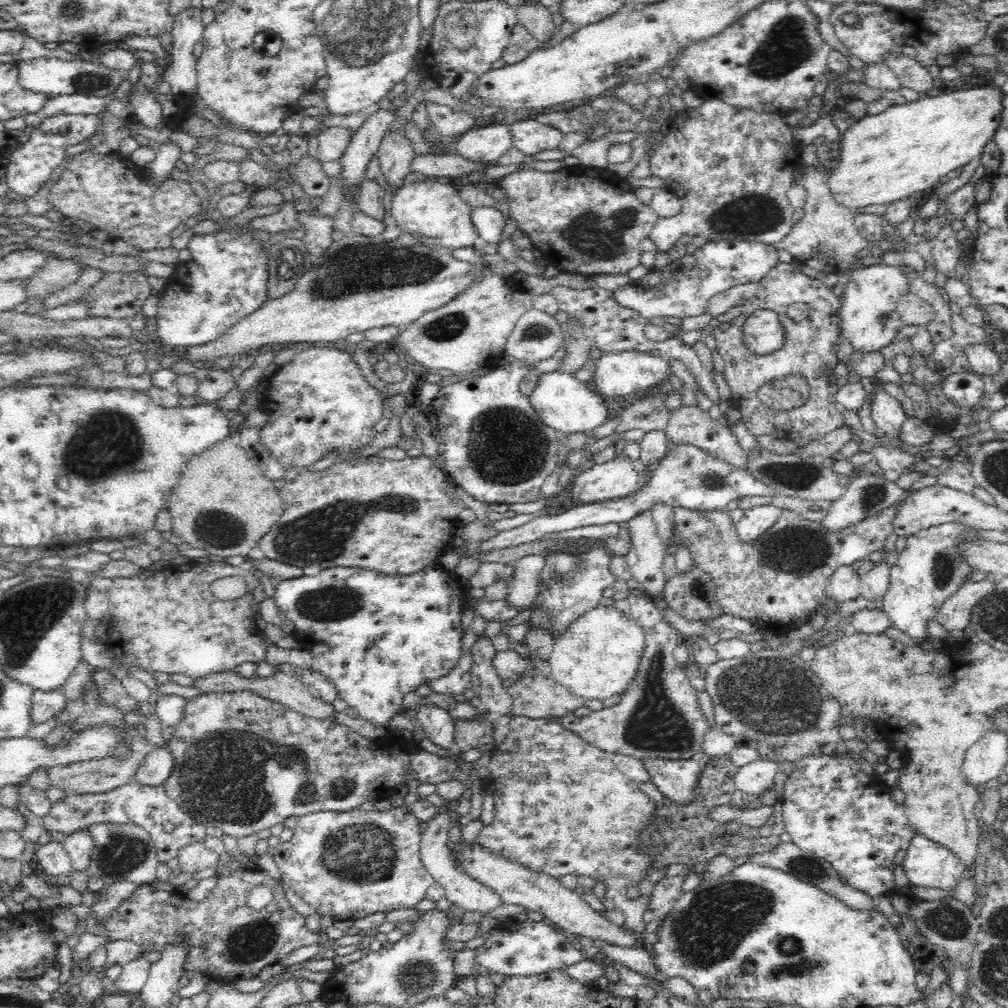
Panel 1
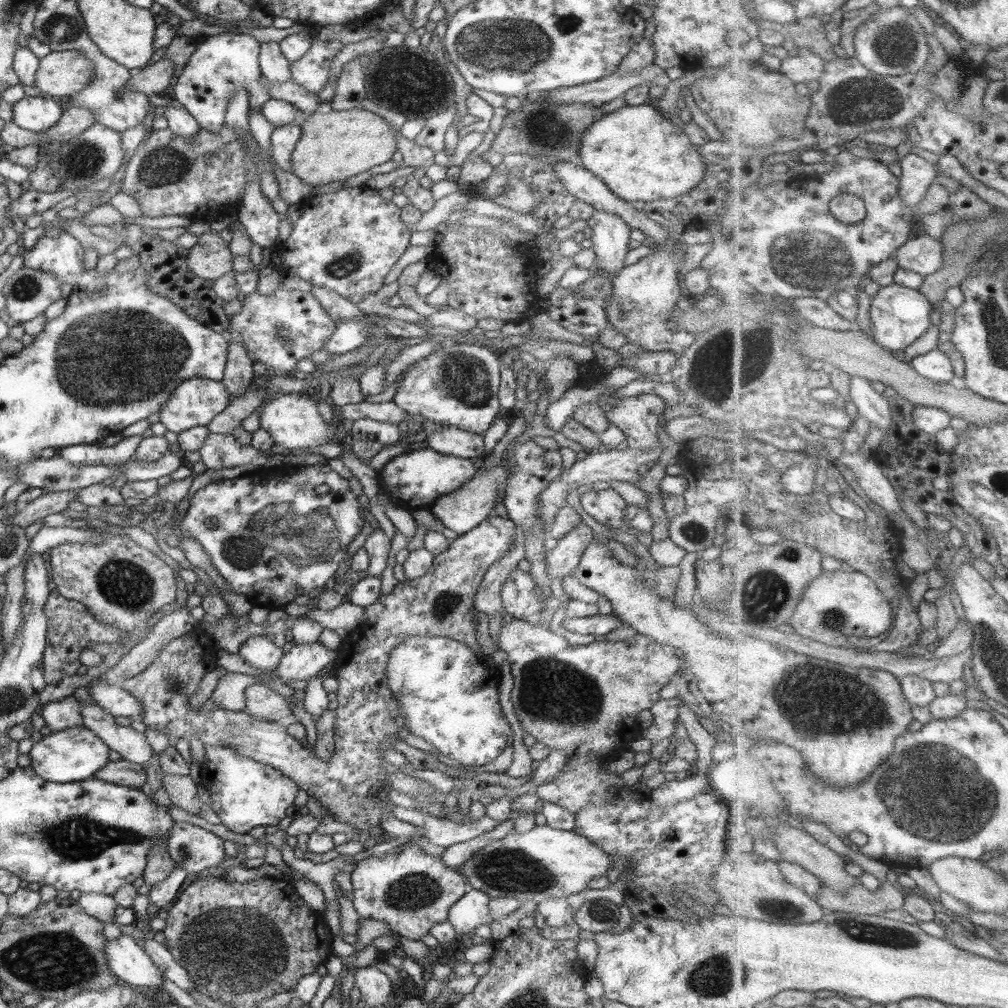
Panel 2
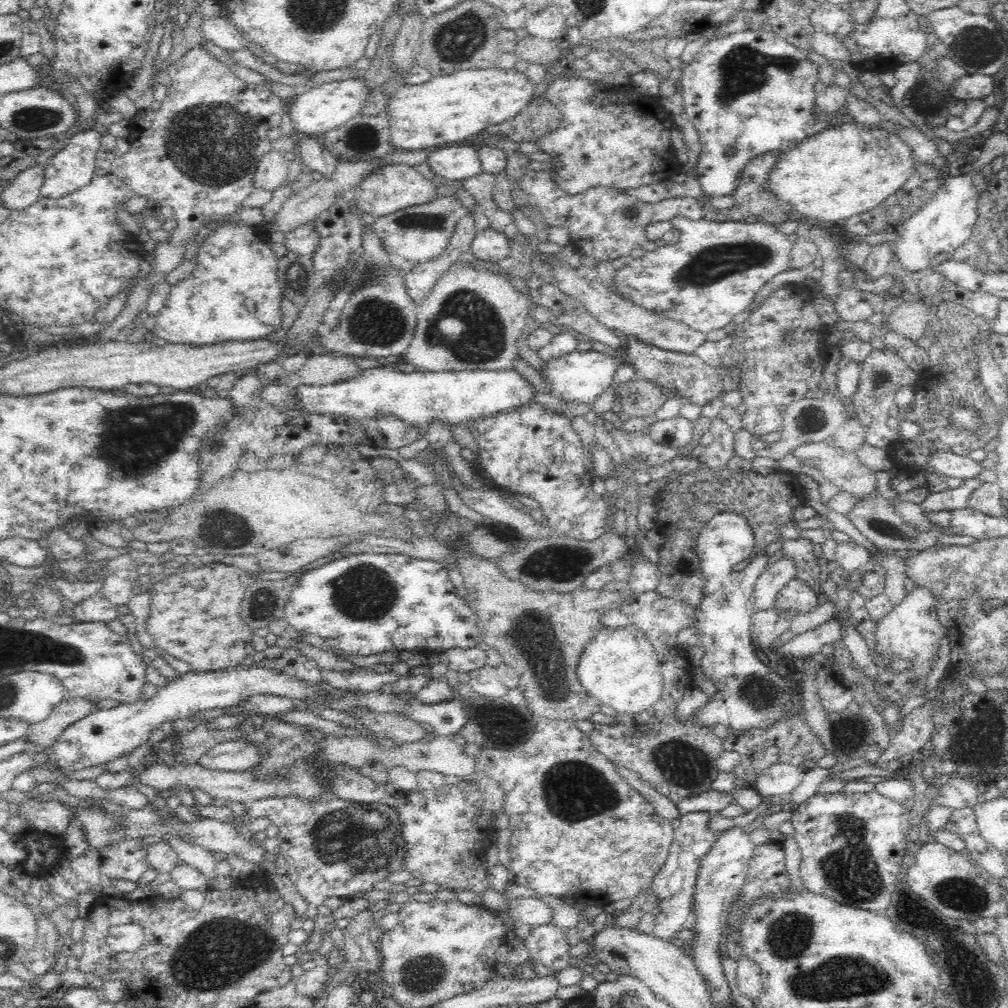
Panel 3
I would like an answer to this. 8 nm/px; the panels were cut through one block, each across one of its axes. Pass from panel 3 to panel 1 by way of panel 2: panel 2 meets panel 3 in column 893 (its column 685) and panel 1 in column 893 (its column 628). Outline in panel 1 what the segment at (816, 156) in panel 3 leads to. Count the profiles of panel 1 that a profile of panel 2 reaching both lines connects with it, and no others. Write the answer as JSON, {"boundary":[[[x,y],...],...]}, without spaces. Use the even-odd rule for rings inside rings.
{"boundary":[[[994,83],[983,87],[974,87],[966,89],[956,86],[954,90],[946,90],[937,96],[927,97],[920,96],[917,101],[892,105],[883,112],[876,115],[866,115],[861,119],[858,119],[852,124],[843,134],[839,140],[840,149],[840,161],[836,168],[832,169],[830,176],[828,176],[828,186],[834,200],[841,204],[842,207],[848,207],[856,209],[864,206],[870,206],[870,204],[887,204],[888,202],[896,202],[896,200],[902,200],[902,198],[909,198],[914,192],[933,191],[934,188],[940,185],[940,179],[945,176],[949,176],[953,170],[963,167],[973,159],[976,159],[982,154],[982,149],[986,146],[988,140],[992,139],[997,131],[1000,120],[1002,120],[1003,98],[1005,95],[1000,87],[996,87]]]}

